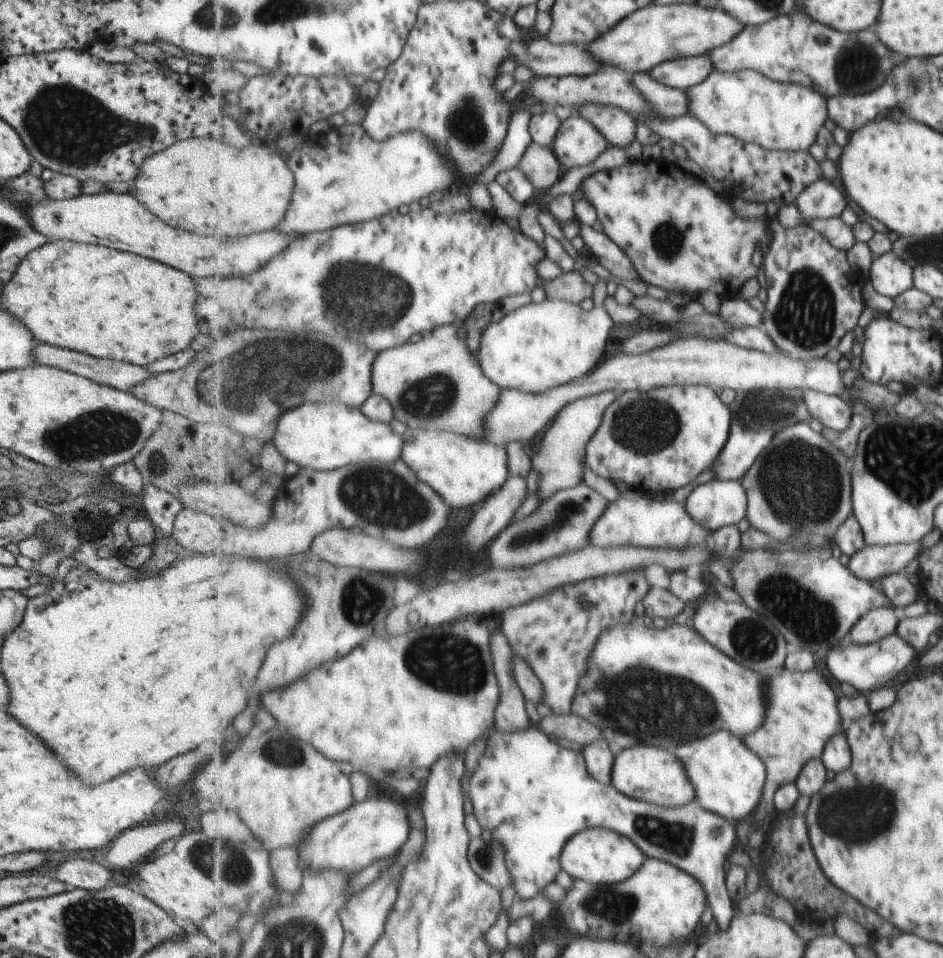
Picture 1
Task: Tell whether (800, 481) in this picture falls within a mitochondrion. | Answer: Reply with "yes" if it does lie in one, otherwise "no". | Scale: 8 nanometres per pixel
yes

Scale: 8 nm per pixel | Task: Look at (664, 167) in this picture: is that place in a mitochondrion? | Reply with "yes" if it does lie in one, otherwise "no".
no

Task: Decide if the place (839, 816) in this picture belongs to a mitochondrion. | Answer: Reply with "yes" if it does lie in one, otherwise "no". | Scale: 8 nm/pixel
yes

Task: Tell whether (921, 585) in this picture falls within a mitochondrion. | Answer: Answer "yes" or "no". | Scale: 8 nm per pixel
no

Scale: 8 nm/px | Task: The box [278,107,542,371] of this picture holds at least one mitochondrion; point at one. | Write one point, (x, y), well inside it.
(370, 296)

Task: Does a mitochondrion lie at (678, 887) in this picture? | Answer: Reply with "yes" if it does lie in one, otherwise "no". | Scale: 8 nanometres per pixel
no

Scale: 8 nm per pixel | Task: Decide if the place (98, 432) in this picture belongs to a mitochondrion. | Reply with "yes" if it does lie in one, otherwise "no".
yes

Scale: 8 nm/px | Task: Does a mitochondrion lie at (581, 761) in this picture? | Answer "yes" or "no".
no

